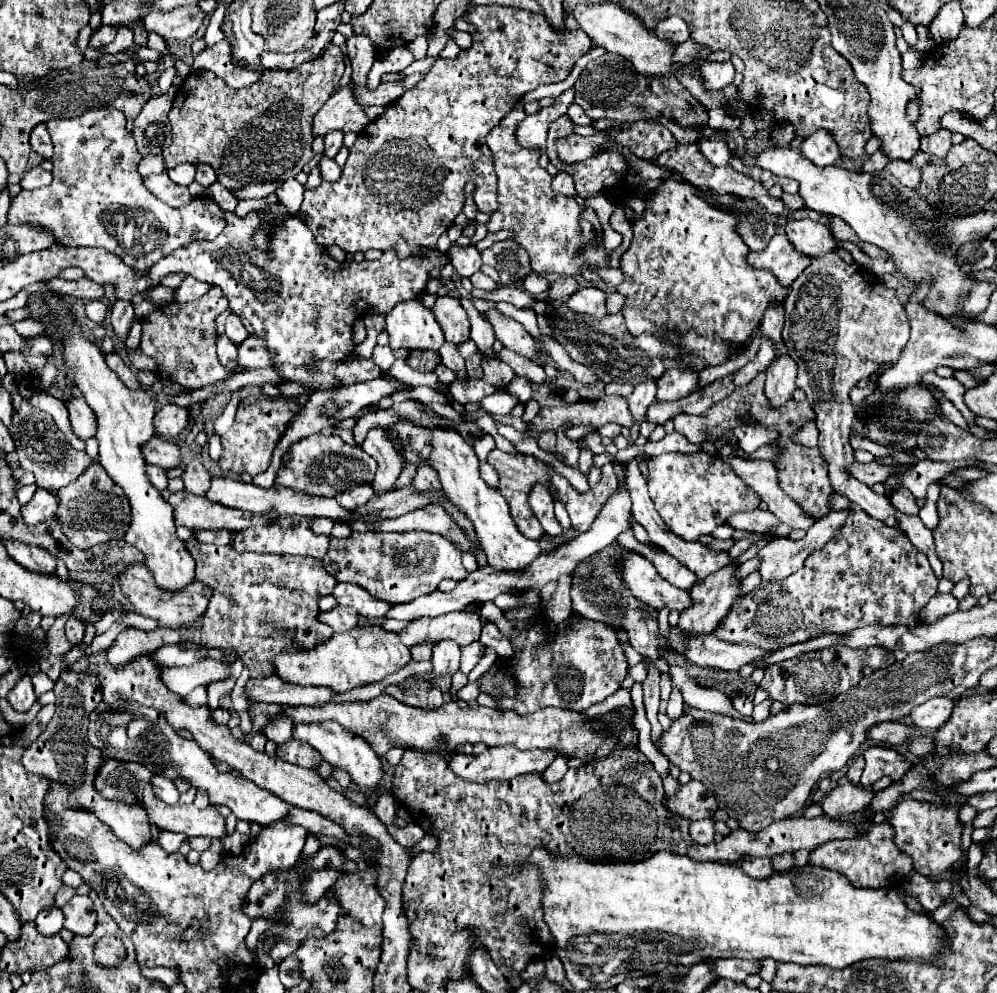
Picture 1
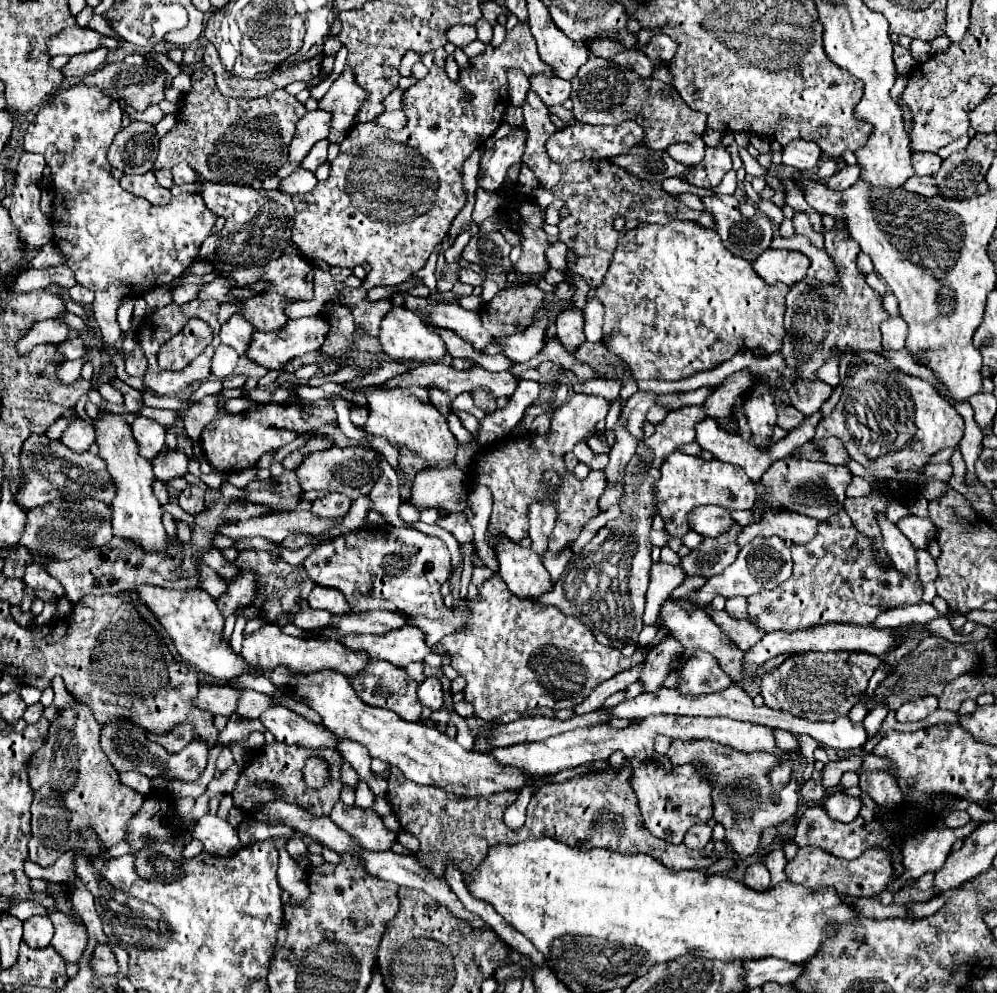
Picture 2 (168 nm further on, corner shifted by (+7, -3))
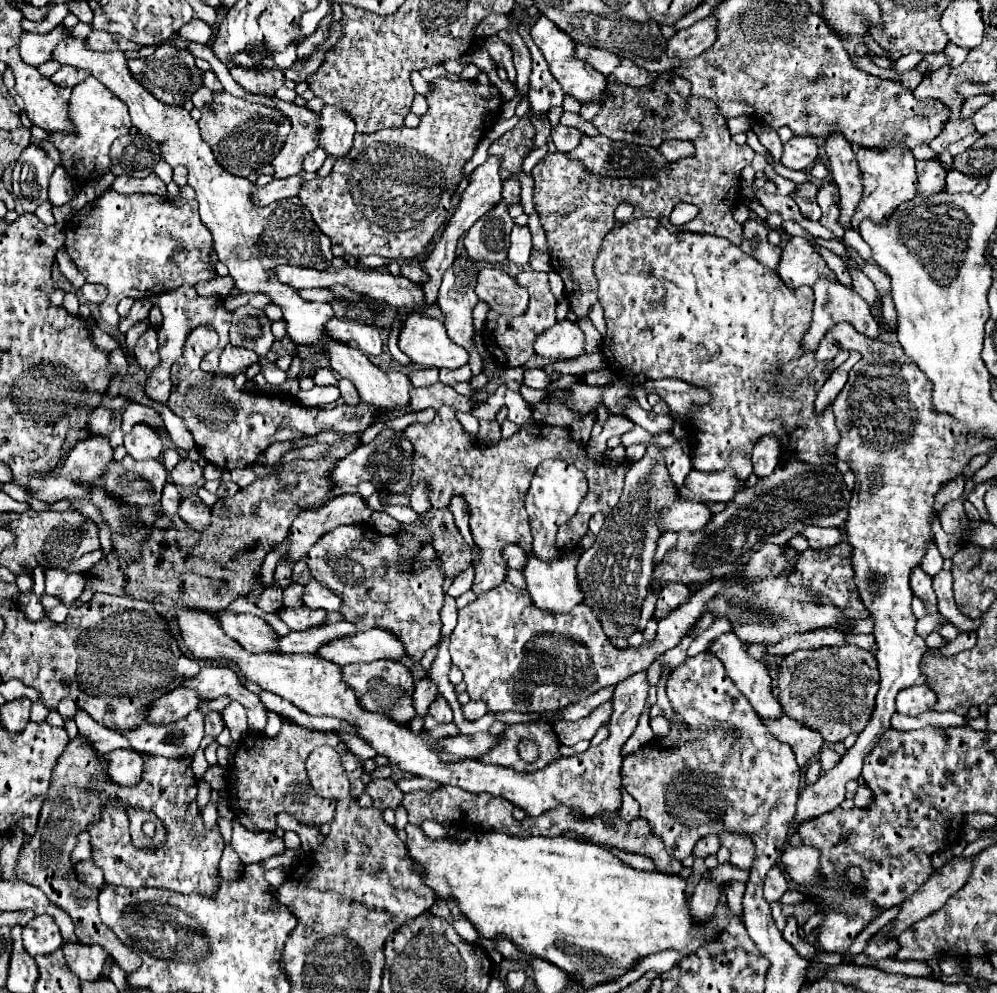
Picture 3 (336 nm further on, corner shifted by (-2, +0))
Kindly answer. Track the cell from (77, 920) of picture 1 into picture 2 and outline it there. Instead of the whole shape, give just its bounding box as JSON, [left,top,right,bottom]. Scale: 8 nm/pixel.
[50,912,86,964]

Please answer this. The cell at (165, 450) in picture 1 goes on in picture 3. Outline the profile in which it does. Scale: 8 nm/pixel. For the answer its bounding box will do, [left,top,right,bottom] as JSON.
[171,459,203,487]

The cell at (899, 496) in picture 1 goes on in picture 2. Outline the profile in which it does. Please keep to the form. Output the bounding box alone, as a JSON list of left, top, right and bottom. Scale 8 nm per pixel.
[896,516,936,550]

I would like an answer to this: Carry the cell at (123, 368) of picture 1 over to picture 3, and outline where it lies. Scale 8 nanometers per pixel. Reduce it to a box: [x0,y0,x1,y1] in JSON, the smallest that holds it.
[121,403,163,433]

